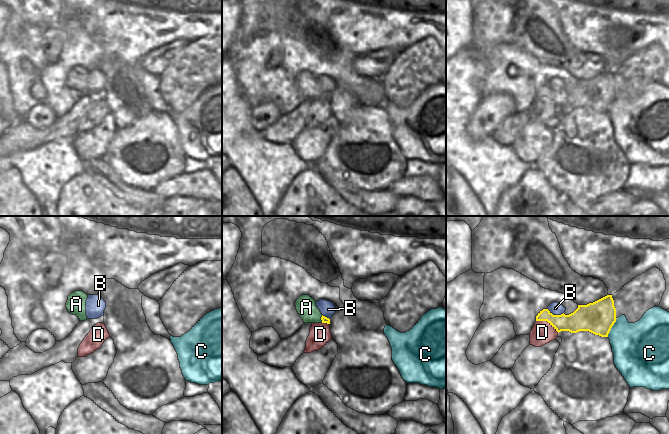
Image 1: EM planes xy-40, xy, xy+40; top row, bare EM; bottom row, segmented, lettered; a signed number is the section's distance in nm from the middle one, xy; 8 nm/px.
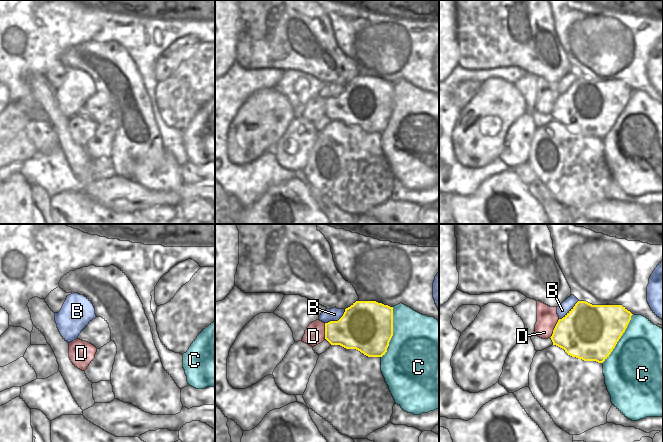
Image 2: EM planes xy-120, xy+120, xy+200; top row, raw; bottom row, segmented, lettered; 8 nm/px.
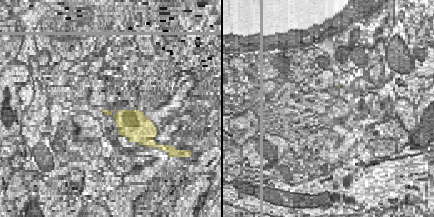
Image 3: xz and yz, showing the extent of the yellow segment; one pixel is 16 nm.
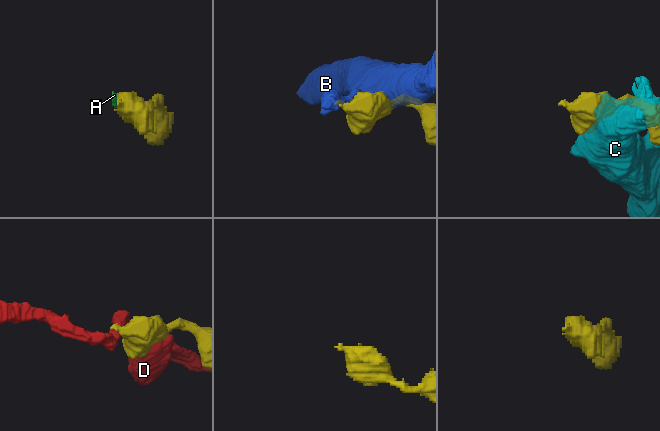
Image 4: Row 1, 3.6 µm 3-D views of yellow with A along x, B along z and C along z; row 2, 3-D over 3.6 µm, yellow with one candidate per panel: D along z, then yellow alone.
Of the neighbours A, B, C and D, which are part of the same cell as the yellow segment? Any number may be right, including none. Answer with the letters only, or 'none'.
A

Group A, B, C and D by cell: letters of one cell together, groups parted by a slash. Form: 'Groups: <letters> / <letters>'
Groups: A / B / C / D

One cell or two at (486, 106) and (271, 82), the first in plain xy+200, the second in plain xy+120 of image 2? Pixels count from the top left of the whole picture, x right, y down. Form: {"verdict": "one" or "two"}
{"verdict": "two"}

